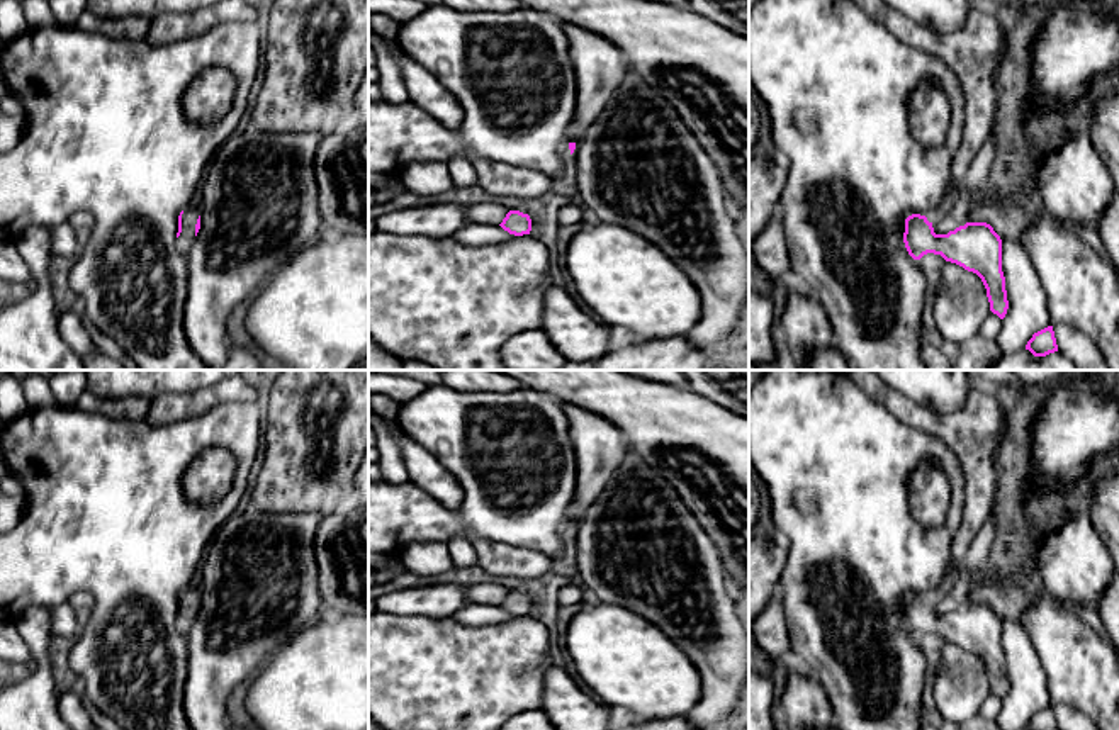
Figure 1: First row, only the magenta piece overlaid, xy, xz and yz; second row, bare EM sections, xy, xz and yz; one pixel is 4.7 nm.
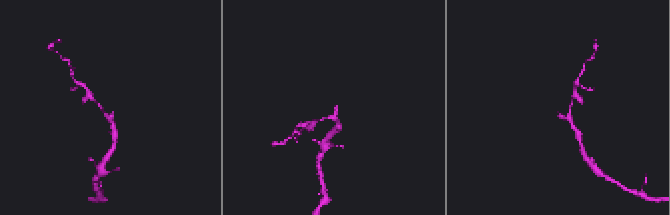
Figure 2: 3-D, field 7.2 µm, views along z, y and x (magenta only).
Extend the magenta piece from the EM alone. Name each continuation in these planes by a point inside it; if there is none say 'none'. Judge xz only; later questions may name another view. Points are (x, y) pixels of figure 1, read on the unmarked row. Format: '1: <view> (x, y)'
1: xz (600, 445)

